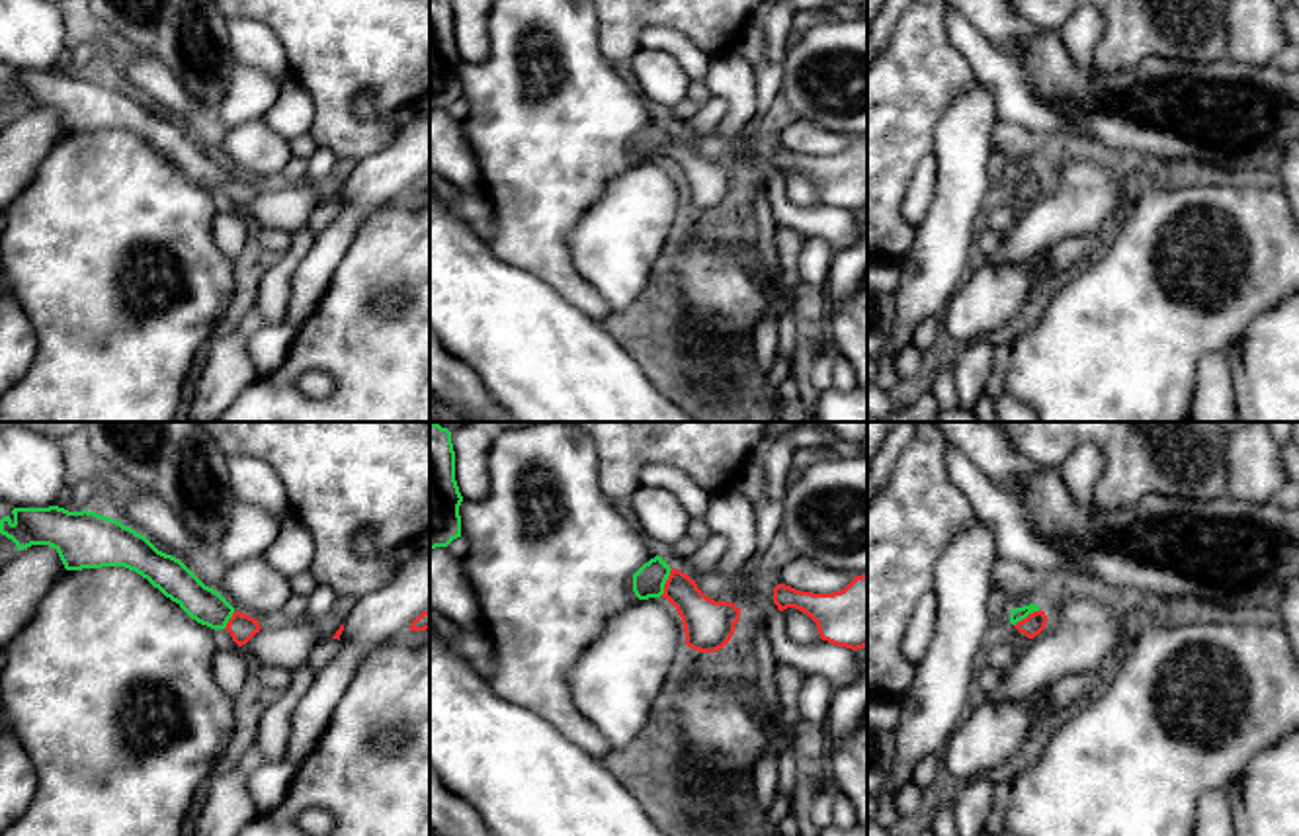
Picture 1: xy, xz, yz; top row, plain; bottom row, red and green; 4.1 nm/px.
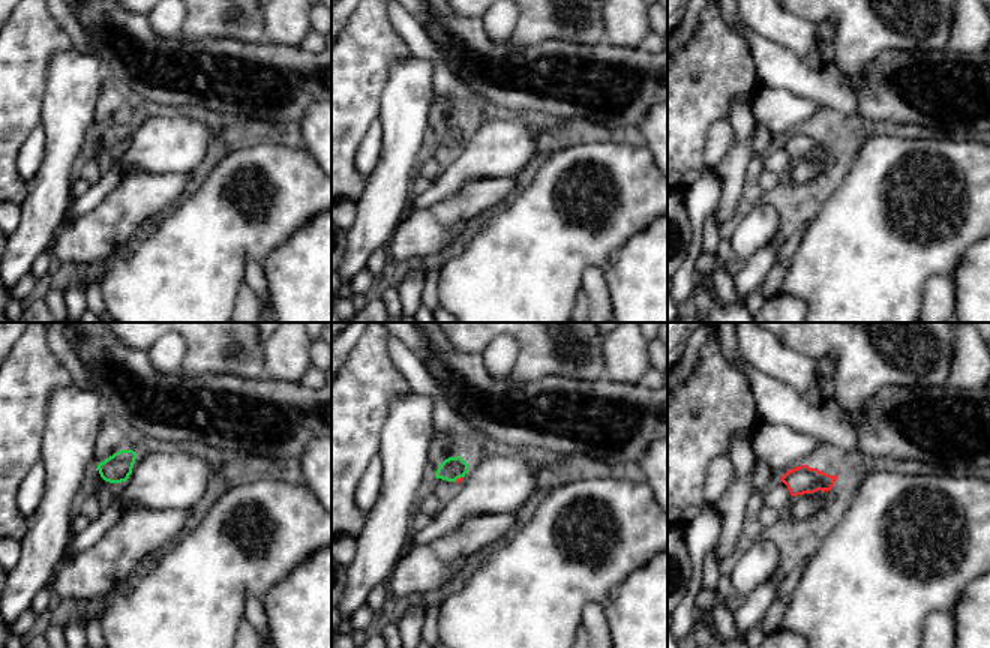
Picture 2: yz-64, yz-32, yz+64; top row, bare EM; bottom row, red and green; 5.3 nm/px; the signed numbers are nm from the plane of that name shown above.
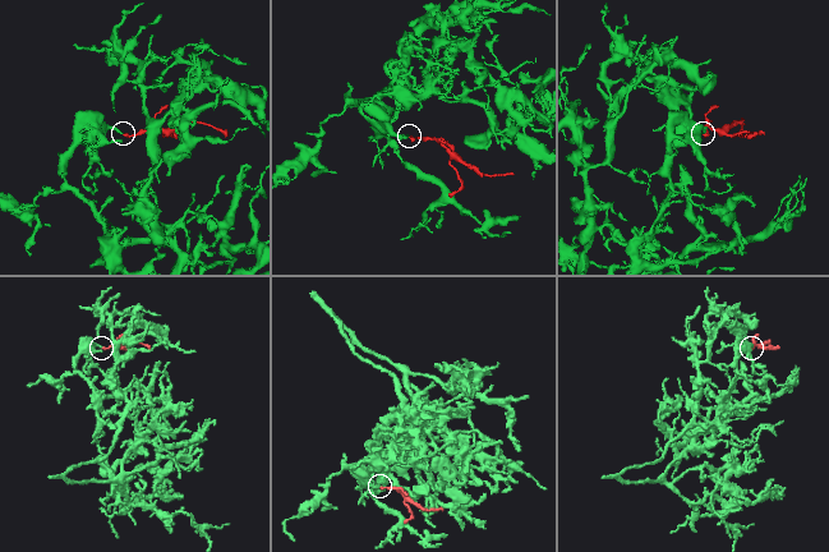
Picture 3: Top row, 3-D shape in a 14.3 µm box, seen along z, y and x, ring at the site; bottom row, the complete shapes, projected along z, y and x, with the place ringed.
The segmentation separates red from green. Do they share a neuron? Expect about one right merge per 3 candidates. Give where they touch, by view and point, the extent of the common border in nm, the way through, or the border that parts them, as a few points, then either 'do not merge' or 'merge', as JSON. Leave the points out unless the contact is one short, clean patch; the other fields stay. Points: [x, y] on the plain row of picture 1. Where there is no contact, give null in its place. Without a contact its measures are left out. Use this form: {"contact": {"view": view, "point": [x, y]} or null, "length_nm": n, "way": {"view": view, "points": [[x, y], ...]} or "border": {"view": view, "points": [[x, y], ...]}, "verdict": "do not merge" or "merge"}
{"contact": {"view": "xz", "point": [667, 145]}, "length_nm": 120, "way": {"view": "xz", "points": [[708, 186], [667, 145], [649, 143]]}, "verdict": "merge"}

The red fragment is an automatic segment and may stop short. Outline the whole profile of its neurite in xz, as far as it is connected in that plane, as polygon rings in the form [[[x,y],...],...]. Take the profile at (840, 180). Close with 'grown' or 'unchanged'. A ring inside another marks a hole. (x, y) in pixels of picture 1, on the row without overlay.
[[[867,137],[854,139],[844,152],[832,156],[777,146],[774,166],[779,174],[795,170],[807,176],[817,186],[822,203],[852,213],[867,209]]]; unchanged

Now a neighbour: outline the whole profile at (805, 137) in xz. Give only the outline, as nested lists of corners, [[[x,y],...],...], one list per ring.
[[[797,119],[781,133],[781,146],[801,154],[832,156],[844,152],[854,143],[852,137],[828,131],[811,121]]]

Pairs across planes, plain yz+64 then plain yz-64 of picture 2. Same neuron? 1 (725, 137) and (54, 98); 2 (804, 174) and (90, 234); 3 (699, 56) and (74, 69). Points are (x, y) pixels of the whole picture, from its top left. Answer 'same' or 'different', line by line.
1: different
2: different
3: different

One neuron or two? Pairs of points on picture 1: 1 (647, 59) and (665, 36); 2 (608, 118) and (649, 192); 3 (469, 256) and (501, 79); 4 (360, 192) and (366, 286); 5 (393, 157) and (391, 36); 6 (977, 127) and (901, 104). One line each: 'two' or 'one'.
1: two
2: two
3: two
4: two
5: two
6: two

